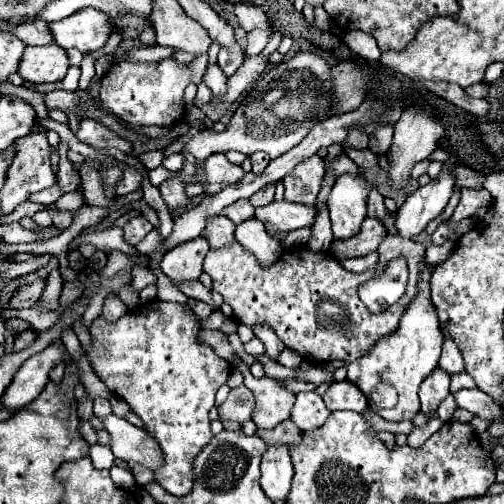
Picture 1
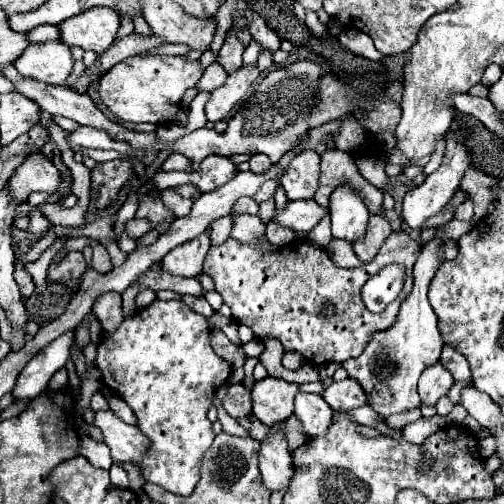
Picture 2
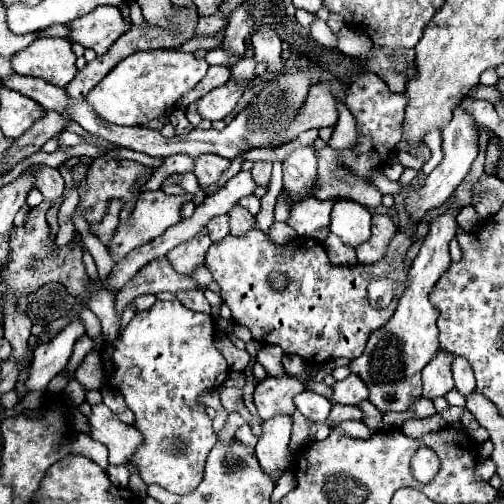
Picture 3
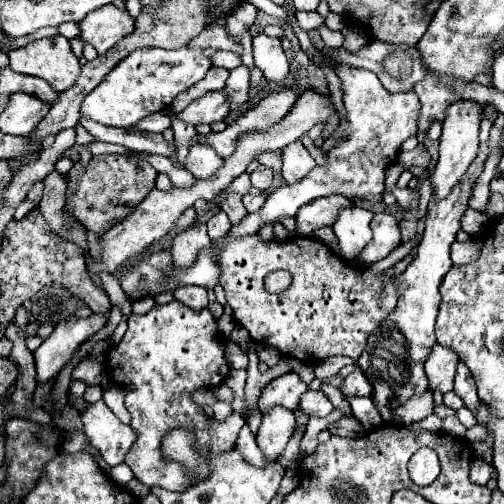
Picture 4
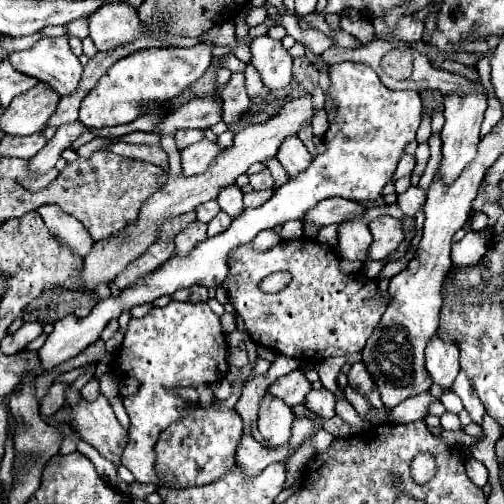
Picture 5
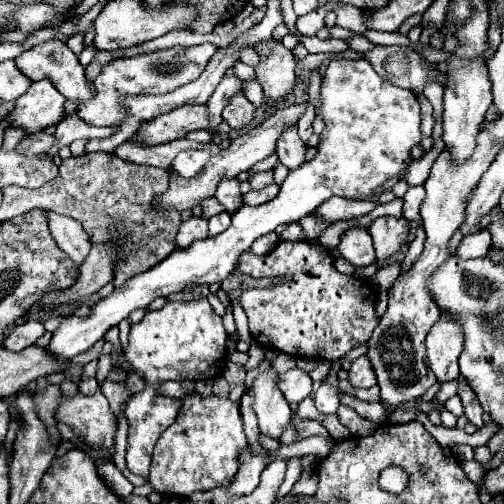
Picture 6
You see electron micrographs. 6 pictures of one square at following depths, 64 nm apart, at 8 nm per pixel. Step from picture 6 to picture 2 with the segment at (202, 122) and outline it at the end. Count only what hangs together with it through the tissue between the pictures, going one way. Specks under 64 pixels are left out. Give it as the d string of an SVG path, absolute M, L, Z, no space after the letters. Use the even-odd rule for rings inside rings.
M250 64L250 66L244 66L236 72L232 72L226 80L224 86L216 88L212 94L210 94L210 100L206 102L204 111L208 116L210 122L218 122L218 120L224 120L232 106L244 98L244 94L248 92L250 84L254 84L258 78L260 78L260 68L258 64Z

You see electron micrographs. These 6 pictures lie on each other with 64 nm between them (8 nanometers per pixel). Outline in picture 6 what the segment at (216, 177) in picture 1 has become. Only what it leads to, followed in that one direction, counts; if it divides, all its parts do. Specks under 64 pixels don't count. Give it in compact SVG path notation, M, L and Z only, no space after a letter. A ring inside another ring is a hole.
M184 150L180 152L174 162L172 162L172 168L182 176L182 178L192 178L196 176L204 166L206 162L210 160L210 152L208 150Z

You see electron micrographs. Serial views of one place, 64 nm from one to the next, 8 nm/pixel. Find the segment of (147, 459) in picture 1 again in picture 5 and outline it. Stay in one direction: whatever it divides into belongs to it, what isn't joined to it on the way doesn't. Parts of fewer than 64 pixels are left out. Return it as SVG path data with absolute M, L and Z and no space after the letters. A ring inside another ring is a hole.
M100 394L94 402L82 400L72 408L72 428L106 460L118 462L128 444L128 430L116 420L108 400Z

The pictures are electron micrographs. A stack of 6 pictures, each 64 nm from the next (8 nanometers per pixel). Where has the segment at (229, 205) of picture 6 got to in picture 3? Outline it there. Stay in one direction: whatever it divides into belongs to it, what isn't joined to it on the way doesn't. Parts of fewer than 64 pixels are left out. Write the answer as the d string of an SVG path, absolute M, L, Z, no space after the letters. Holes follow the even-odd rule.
M236 204L228 216L230 216L230 234L232 236L244 236L252 228L256 228L256 218L248 210L240 208L240 204Z

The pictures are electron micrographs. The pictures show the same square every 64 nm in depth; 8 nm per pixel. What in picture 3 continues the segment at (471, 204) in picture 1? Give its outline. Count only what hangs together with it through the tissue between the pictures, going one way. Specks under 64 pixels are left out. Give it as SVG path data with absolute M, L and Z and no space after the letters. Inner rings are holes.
M464 206L458 216L456 216L458 224L466 230L466 232L472 232L472 228L476 228L476 224L480 222L480 216L476 214L476 210L472 206Z

